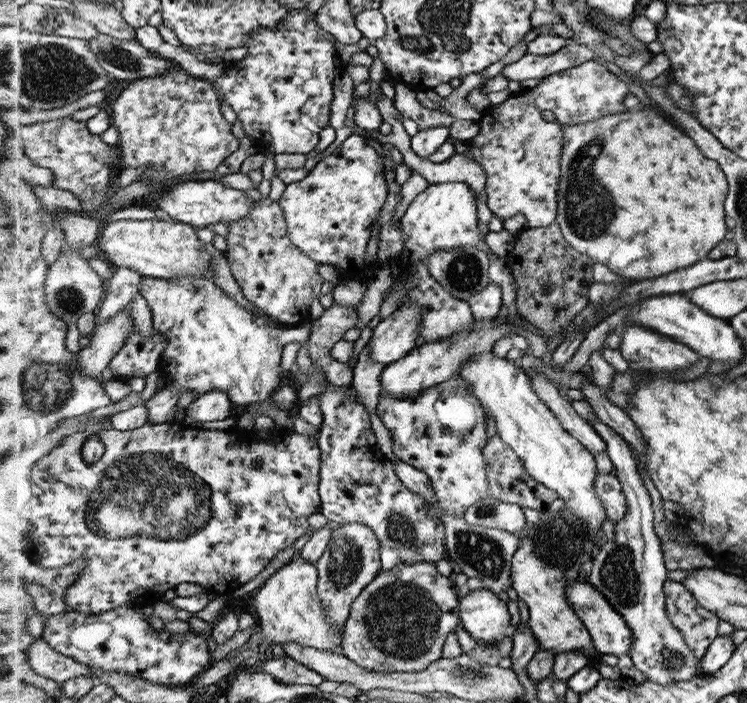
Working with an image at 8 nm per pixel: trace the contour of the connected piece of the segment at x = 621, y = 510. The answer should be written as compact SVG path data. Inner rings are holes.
M597 473L595 490L606 509L606 517L610 518L614 525L622 521L627 514L628 504L620 480L610 473Z

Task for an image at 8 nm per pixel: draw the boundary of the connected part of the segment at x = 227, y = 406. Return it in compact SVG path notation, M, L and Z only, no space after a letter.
M215 390L201 395L198 400L188 407L188 414L199 422L214 422L230 418L234 408L232 396L223 390Z

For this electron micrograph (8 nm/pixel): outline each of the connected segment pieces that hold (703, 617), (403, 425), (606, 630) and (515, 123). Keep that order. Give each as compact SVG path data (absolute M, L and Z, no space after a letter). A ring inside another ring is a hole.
M667 579L663 591L672 624L683 634L700 662L711 642L719 636L716 628L720 619L716 613L705 610L696 602L684 582Z
M462 377L449 378L446 382L431 386L415 397L394 398L381 391L376 414L392 436L392 450L401 462L411 465L428 475L436 493L438 505L445 514L463 516L476 502L488 498L487 462L483 449L487 446L487 413L480 401L469 393L469 382Z
M574 581L565 586L566 595L568 595L568 603L572 603L572 610L576 611L576 616L584 623L584 626L591 633L595 649L598 655L614 654L630 654L632 631L631 627L623 619L623 615L608 603L606 596L601 591L596 590L590 582Z
M595 59L580 66L551 74L531 89L510 95L504 102L491 105L477 122L480 132L466 143L465 154L474 159L486 175L486 202L494 216L506 220L522 214L528 228L550 226L557 220L557 194L561 175L560 159L565 141L563 129L609 115L627 112L624 105L631 89L614 75L607 63Z

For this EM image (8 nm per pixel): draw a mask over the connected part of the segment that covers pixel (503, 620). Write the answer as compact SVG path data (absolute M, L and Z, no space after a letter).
M486 588L471 590L461 602L459 620L477 643L497 644L506 636L510 614L506 602Z

